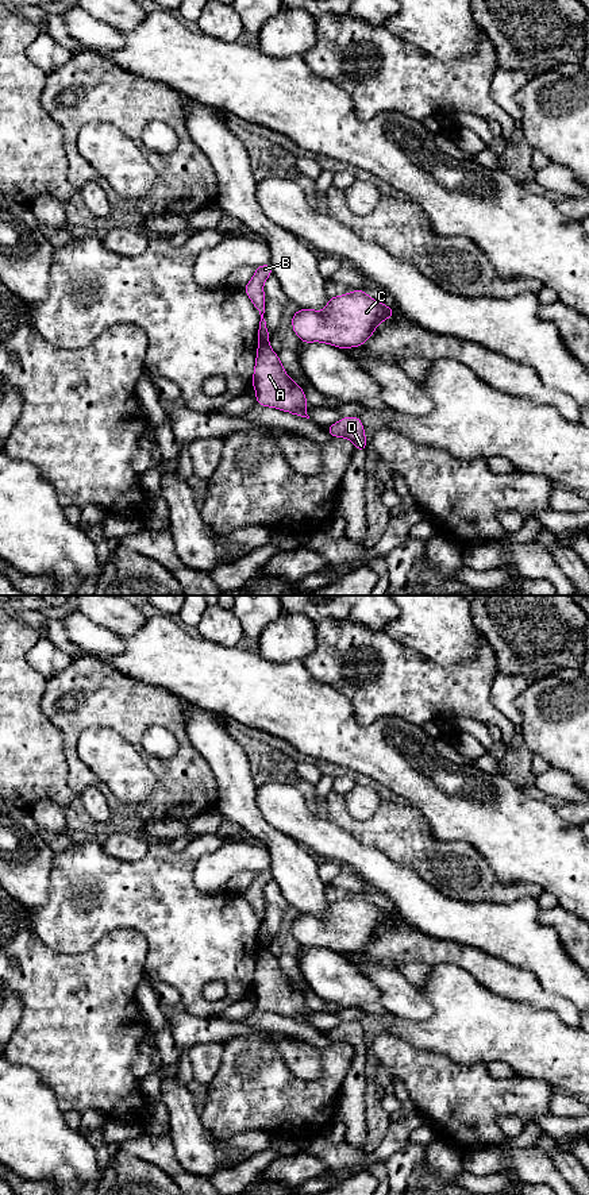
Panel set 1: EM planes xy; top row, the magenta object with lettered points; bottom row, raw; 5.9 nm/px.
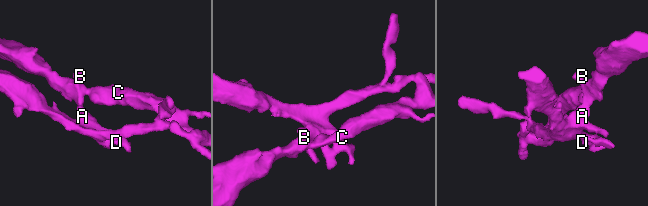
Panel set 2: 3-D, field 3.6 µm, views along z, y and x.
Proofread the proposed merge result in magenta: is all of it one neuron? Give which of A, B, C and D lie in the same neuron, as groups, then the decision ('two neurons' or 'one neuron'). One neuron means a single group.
A D / B C; two neurons

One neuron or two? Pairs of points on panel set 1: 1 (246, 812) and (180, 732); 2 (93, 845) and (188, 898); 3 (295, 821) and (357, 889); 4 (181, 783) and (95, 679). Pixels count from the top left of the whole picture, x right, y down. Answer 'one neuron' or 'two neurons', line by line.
1: two neurons
2: one neuron
3: two neurons
4: one neuron

